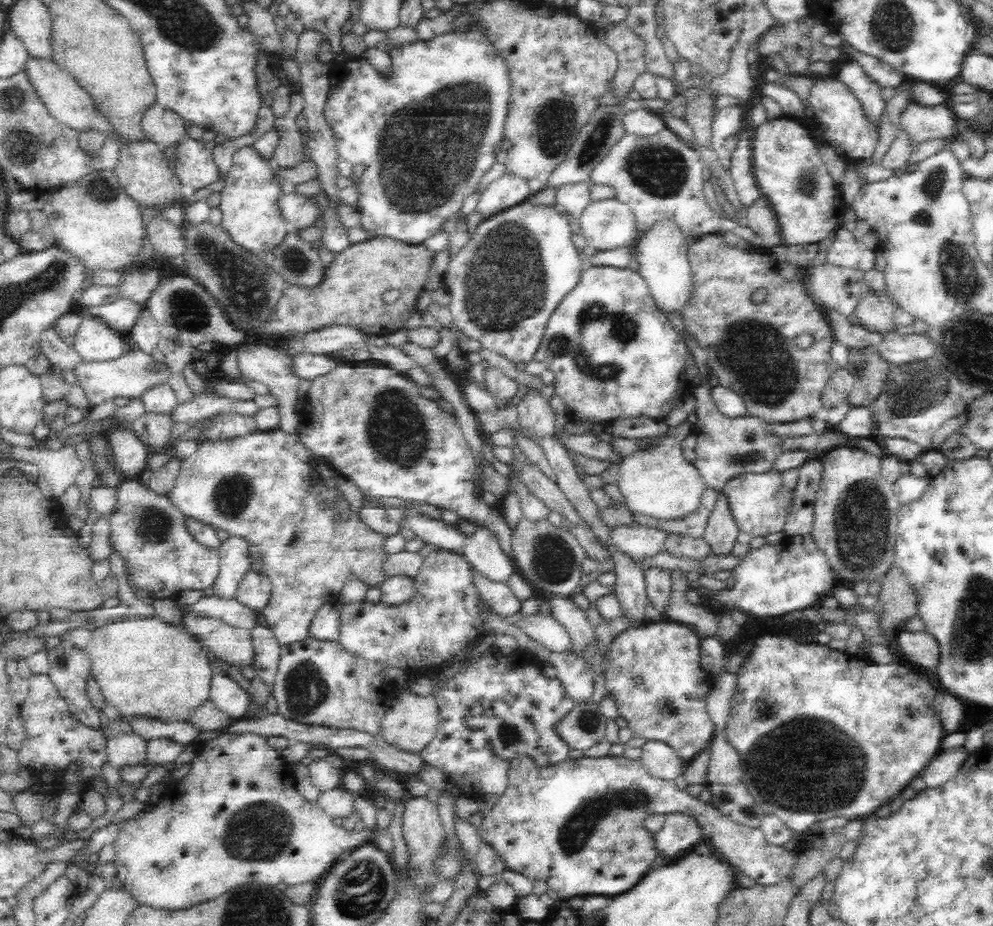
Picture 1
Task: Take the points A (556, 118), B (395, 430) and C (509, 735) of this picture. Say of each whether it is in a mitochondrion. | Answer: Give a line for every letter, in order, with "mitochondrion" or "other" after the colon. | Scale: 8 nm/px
A: mitochondrion
B: mitochondrion
C: mitochondrion

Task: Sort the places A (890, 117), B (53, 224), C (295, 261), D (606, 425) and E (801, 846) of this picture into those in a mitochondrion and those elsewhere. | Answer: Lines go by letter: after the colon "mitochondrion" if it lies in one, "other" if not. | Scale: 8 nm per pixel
A: other
B: other
C: mitochondrion
D: other
E: other

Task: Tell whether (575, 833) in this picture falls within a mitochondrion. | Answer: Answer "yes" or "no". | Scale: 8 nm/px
yes

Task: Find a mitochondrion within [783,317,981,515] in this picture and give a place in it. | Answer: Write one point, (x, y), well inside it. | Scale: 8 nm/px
(912, 392)

